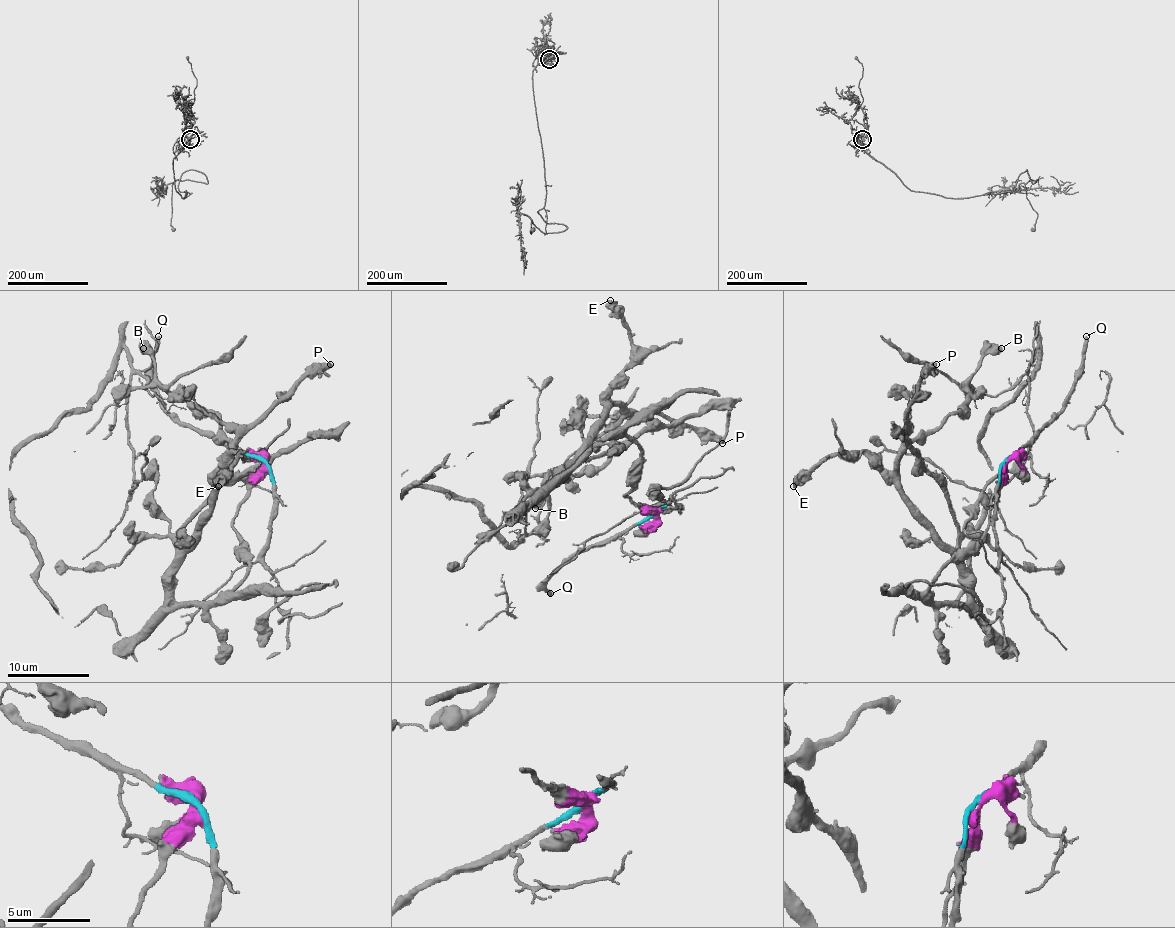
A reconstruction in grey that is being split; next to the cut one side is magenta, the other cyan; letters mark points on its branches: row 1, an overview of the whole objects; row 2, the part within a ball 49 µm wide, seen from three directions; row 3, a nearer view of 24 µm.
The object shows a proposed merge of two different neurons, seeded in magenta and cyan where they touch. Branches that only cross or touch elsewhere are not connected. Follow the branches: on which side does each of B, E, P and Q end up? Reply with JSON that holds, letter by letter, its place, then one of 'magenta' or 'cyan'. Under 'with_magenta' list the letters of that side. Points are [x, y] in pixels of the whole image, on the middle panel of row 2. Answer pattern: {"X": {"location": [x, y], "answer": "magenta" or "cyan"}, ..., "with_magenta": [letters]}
{"B": {"location": [535, 508], "answer": "magenta"}, "E": {"location": [610, 300], "answer": "magenta"}, "P": {"location": [722, 443], "answer": "magenta"}, "Q": {"location": [550, 593], "answer": "cyan"}, "with_magenta": ["B", "E", "P"]}

